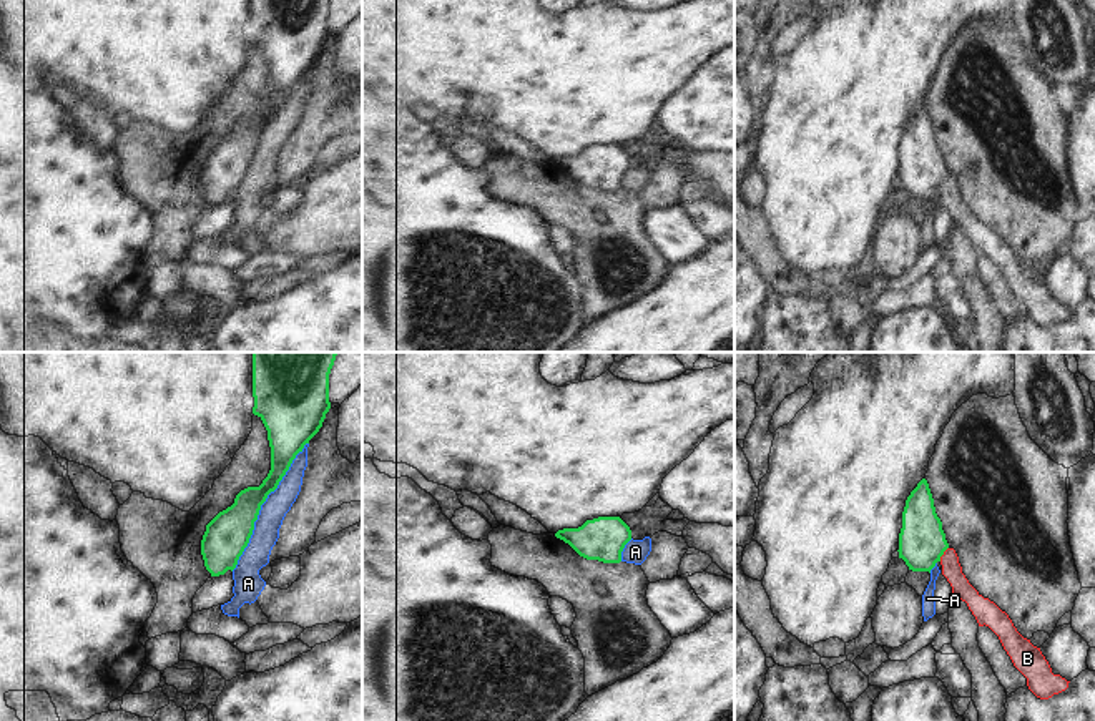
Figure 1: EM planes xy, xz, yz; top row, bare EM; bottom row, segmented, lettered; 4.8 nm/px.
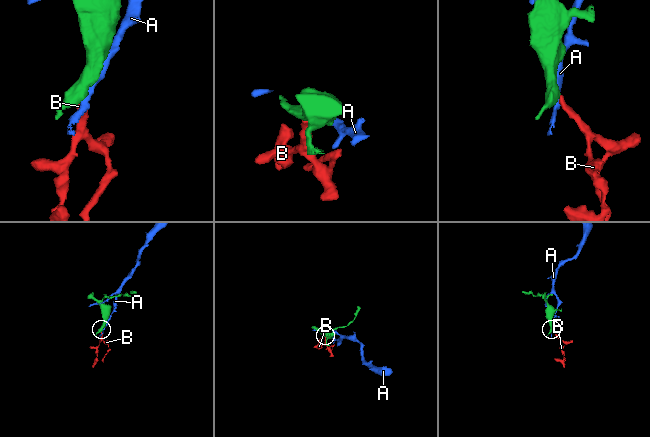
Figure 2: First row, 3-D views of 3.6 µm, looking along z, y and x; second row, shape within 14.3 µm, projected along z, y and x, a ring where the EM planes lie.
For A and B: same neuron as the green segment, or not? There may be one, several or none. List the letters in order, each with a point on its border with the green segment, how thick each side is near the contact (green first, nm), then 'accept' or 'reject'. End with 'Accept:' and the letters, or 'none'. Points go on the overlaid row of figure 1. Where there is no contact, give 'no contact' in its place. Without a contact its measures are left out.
A: xy (260, 507) | 220/130 nm | reject
B: yz (942, 554) | 220/100 nm | accept
Accept: B

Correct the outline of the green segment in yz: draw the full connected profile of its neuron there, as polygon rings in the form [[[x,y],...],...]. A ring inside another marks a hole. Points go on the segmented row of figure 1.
[[[926,478],[906,500],[897,552],[912,571],[931,573],[937,562],[942,565],[942,575],[950,583],[952,593],[967,603],[979,626],[985,625],[999,636],[1014,666],[1027,678],[1027,686],[1037,698],[1048,699],[1068,688],[1070,681],[1052,673],[1040,648],[1017,631],[1009,615],[969,583],[955,550],[945,540]]]

